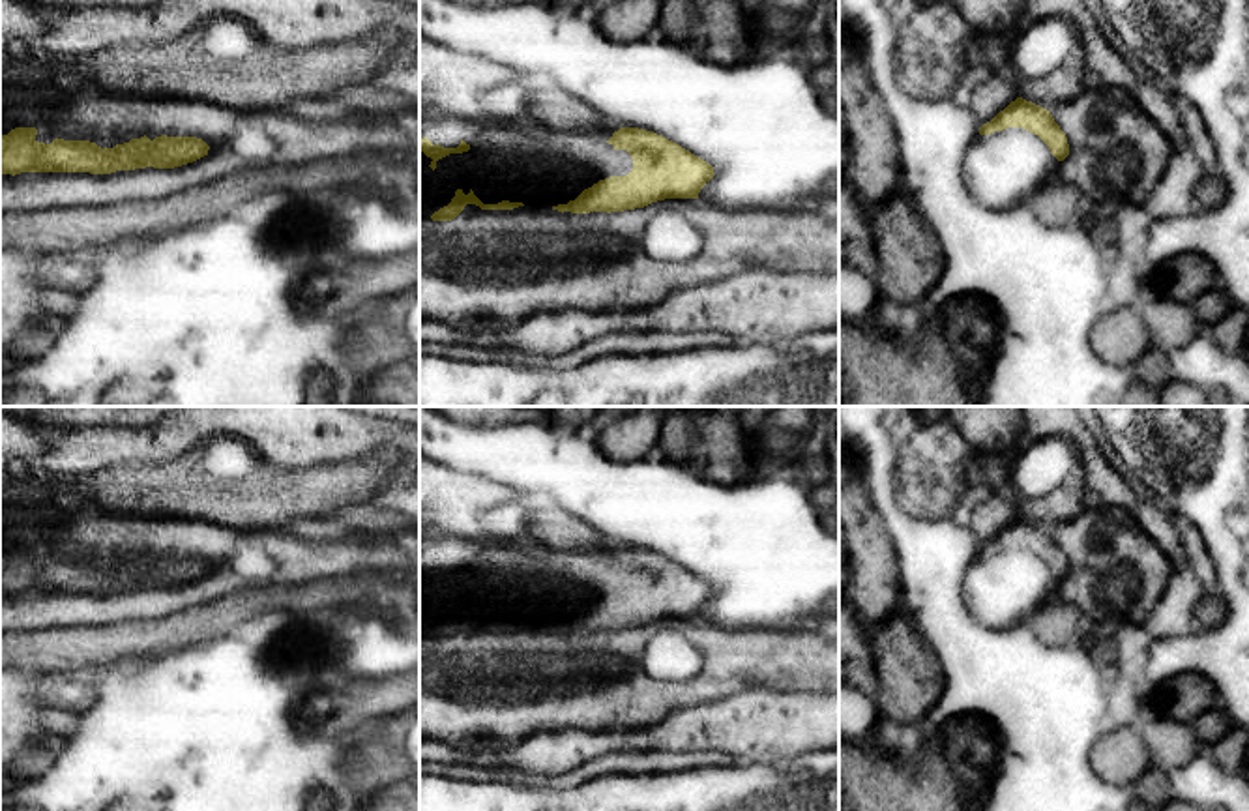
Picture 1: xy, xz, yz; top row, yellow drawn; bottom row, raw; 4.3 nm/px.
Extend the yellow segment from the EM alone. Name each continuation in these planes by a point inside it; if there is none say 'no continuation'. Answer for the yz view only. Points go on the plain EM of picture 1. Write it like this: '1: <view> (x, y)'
1: yz (1002, 589)

